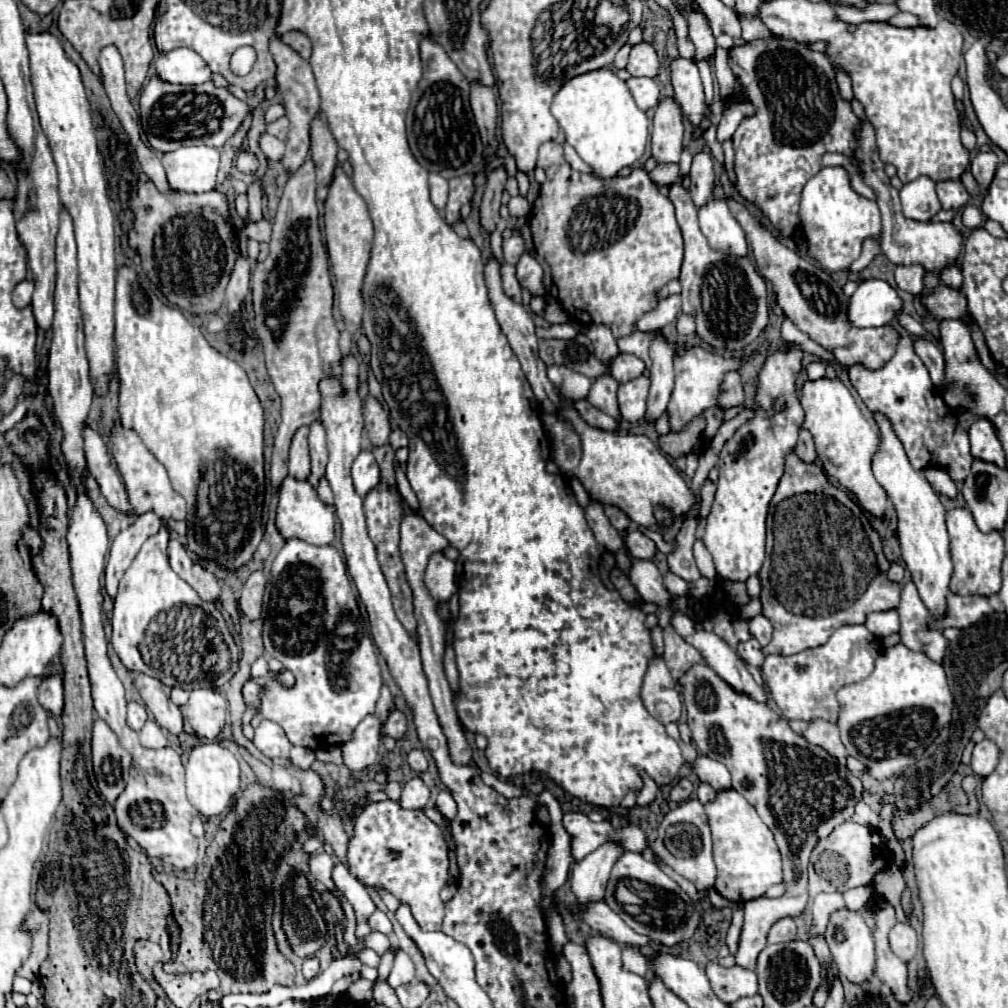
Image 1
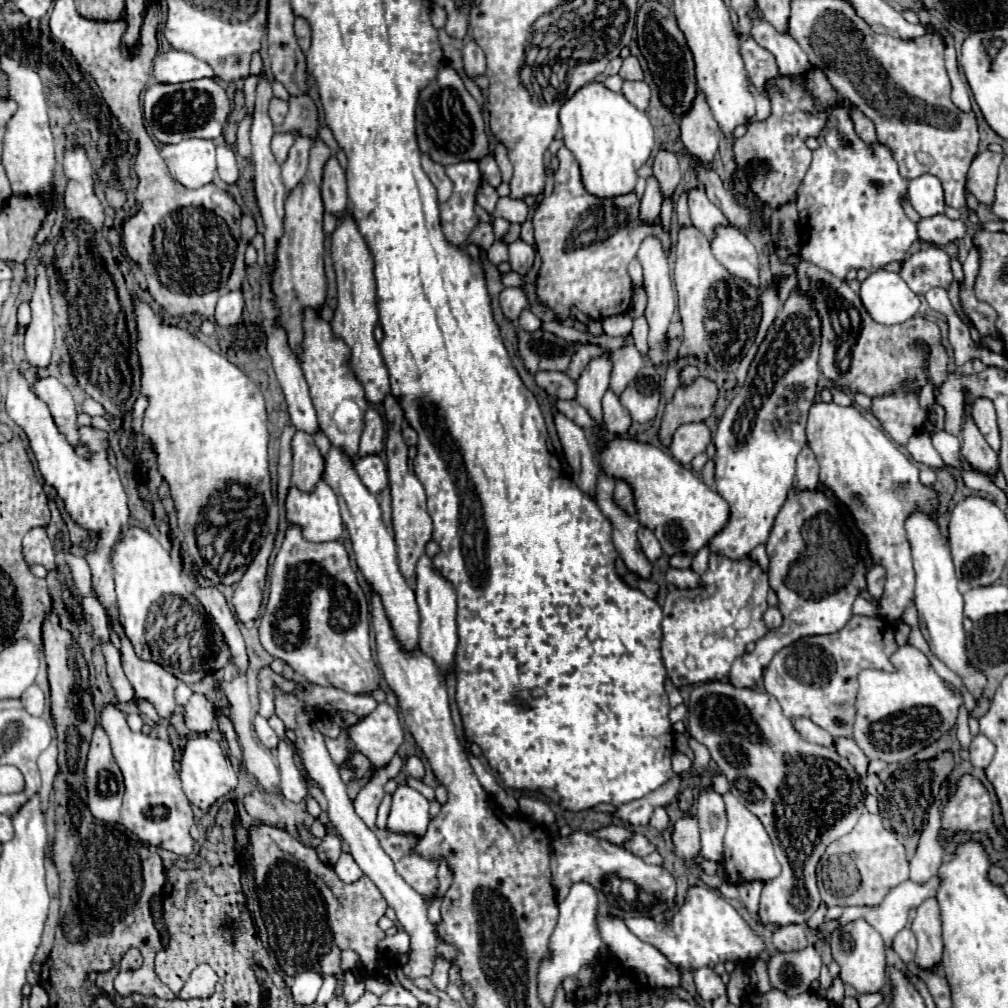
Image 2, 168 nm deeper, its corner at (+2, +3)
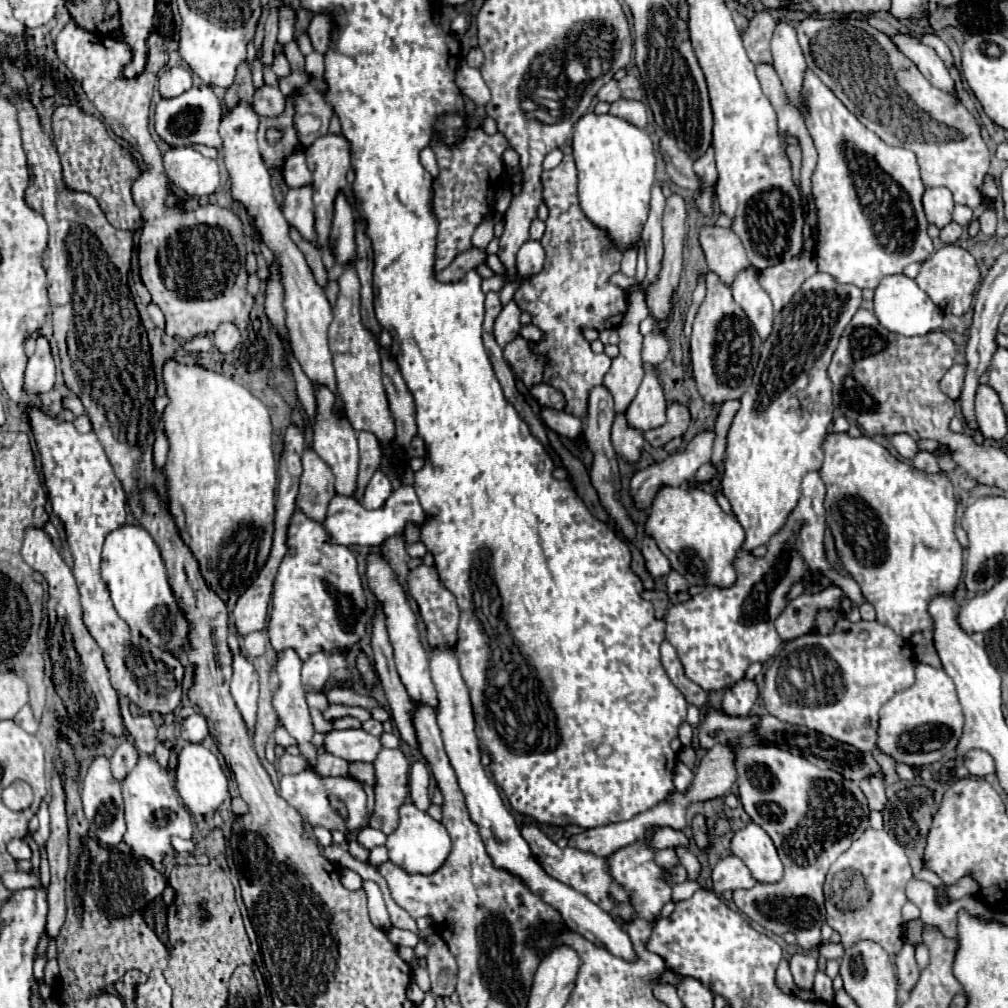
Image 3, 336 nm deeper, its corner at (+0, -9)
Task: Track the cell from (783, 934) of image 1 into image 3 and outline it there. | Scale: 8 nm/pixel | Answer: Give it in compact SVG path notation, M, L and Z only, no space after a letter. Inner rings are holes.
M802 952L794 954L790 958L790 970L794 976L794 982L800 990L812 990L814 974L816 974L816 954L814 952Z

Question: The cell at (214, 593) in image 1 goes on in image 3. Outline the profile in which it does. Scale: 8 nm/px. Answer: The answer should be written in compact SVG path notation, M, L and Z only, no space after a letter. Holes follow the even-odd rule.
M234 654L234 676L230 692L246 722L248 734L254 736L256 710L258 710L258 674L242 654Z

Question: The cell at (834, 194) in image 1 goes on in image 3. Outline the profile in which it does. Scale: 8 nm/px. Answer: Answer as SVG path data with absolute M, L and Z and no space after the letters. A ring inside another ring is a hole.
M814 72L806 74L804 100L808 106L804 120L818 150L818 164L812 176L812 192L818 208L820 228L816 240L818 270L832 274L842 284L874 290L882 278L900 274L908 264L924 262L934 252L932 238L928 236L928 220L922 208L922 196L926 188L920 178L918 158L906 148L896 148L882 142L836 98L836 94Z

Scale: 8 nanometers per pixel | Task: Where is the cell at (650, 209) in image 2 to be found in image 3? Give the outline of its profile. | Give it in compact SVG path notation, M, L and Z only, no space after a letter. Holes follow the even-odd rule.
M626 250L626 254L624 254L624 260L622 260L622 268L620 268L620 272L624 274L624 276L634 276L636 274L636 254L638 250Z

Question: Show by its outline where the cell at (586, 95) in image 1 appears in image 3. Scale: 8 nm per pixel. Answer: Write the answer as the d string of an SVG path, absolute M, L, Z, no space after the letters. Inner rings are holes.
M588 112L572 132L574 160L578 168L578 198L584 216L606 232L614 248L626 252L638 248L650 208L656 158L648 134L622 118Z

